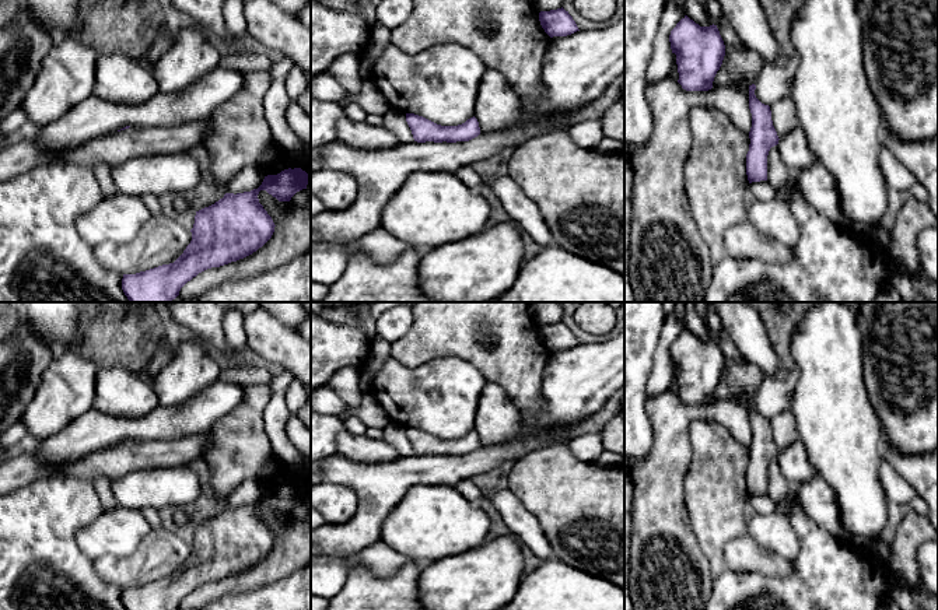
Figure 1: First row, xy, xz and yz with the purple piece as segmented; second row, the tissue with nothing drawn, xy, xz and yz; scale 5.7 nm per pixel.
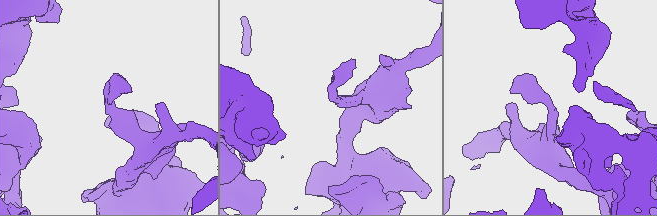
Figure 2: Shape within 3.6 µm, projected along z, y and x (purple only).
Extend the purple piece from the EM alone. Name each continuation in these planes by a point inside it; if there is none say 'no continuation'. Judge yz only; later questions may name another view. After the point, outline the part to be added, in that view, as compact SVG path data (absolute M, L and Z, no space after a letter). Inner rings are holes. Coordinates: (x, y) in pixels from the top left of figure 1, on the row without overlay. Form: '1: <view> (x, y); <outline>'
no continuation

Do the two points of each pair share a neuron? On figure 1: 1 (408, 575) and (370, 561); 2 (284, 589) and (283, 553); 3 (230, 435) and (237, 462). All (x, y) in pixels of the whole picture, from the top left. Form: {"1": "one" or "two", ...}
{"1": "two", "2": "two", "3": "one"}

